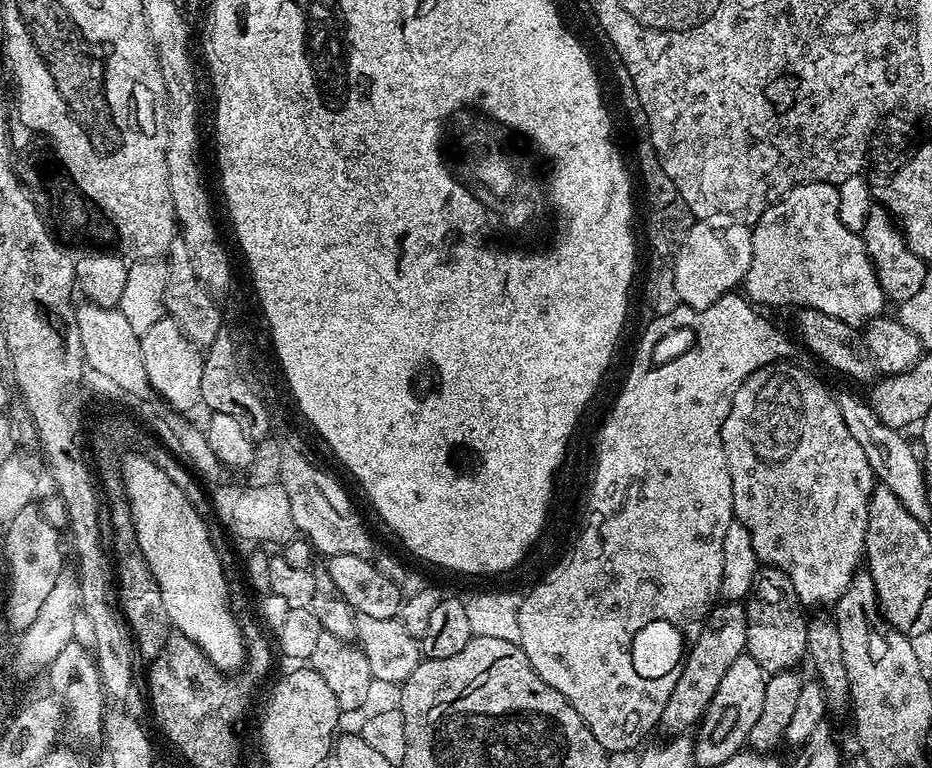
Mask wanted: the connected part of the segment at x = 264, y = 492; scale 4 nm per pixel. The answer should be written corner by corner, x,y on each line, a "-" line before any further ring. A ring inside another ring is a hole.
278,482
256,486
224,484
215,490
212,502
214,512
223,526
242,540
260,540
283,546
297,535
290,514
289,496

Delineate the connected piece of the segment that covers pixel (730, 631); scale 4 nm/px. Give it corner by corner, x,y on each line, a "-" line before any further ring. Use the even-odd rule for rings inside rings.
720,602
708,613
707,620
700,627
696,640
691,641
684,657
684,669
674,682
670,700
662,710
659,727
668,732
684,732
695,729
704,719
704,711
710,706
714,694
721,684
726,670
734,663
734,658
745,655
746,638
745,605
740,602

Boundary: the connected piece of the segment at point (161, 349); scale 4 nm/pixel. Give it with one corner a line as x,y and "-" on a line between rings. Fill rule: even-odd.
170,318
154,322
154,326
150,326
150,330
146,330
140,336
140,344
142,363
153,393
157,397
160,395
170,407
177,408
180,412
191,413
198,402
198,393
201,392
204,365
201,349
191,344
182,334
180,327

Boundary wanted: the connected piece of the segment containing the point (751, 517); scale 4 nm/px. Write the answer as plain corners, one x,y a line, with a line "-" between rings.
777,362
767,364
758,369
734,394
734,402
730,406
730,414
726,414
726,422
722,426
722,446
726,454
726,466
730,474
732,487
732,515
750,534
754,542
756,559
761,565
774,568
777,572
785,572
798,594
801,605
828,604
835,605
838,598
850,586
853,572
861,567
864,555
864,539
868,533
868,503
872,497
874,477
870,470
870,462
866,462
866,454
862,446
846,430
846,422
842,422
842,414
836,405
836,396
828,393
812,376
807,376
800,368
795,368
792,362

